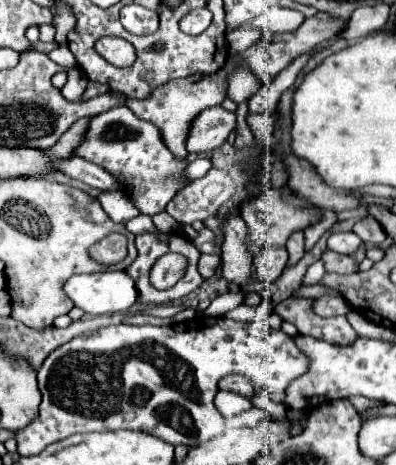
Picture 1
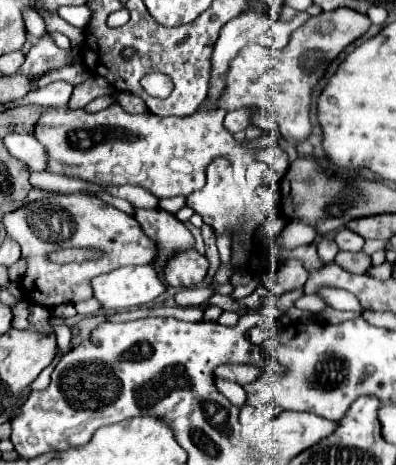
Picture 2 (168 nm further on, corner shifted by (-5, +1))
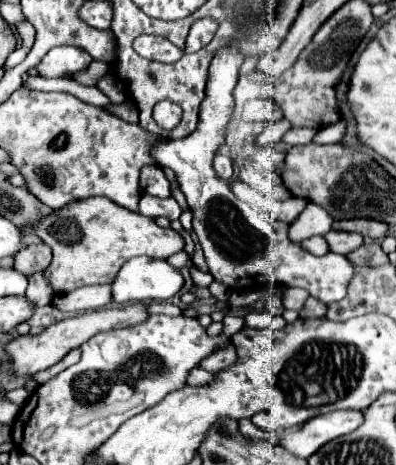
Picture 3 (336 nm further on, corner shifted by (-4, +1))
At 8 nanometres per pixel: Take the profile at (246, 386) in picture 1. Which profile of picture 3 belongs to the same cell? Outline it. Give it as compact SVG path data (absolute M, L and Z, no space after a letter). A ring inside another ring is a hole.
M226 345L226 347L220 347L218 351L214 351L212 355L208 355L204 359L204 363L200 363L200 367L210 371L210 373L218 373L218 371L224 371L230 365L234 365L236 359L238 359L236 349L232 345Z

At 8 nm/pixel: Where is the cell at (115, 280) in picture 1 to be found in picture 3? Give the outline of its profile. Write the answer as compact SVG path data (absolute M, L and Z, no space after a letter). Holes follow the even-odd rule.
M134 257L124 263L124 267L118 271L116 281L112 283L112 299L116 303L148 303L148 301L164 301L180 293L184 287L184 277L180 269L174 265L162 261L162 259L152 259L152 257Z

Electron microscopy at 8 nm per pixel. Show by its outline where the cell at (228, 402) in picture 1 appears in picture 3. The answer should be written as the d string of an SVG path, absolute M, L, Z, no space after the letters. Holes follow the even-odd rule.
M194 367L194 371L190 371L190 375L188 375L190 385L208 385L212 379L214 379L212 373L208 373L208 371L200 369L200 367Z

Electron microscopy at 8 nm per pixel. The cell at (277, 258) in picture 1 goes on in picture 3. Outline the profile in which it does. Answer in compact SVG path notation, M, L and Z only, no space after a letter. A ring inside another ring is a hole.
M308 203L306 209L298 215L294 223L290 223L290 241L300 243L302 239L314 237L314 235L326 235L326 231L332 229L332 219L318 207L316 203Z

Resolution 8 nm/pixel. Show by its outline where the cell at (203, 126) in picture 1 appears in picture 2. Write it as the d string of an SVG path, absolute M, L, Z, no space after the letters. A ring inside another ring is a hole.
M235 109L235 111L229 111L225 115L225 123L227 131L231 131L233 135L239 133L239 131L245 131L251 123L249 123L249 109Z

